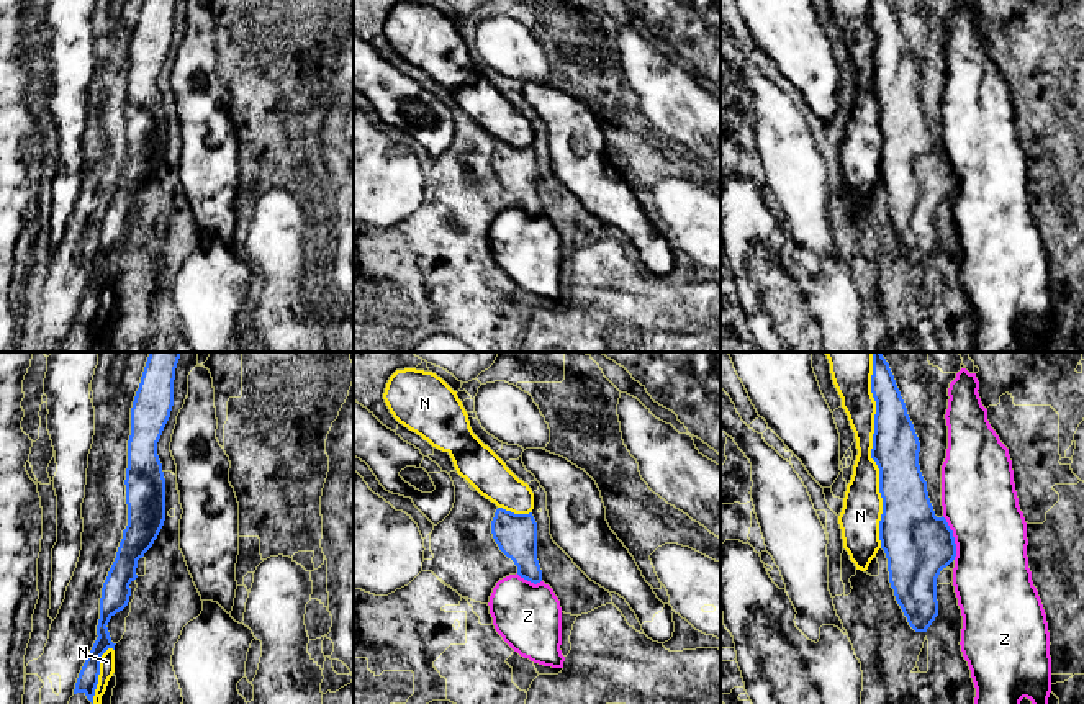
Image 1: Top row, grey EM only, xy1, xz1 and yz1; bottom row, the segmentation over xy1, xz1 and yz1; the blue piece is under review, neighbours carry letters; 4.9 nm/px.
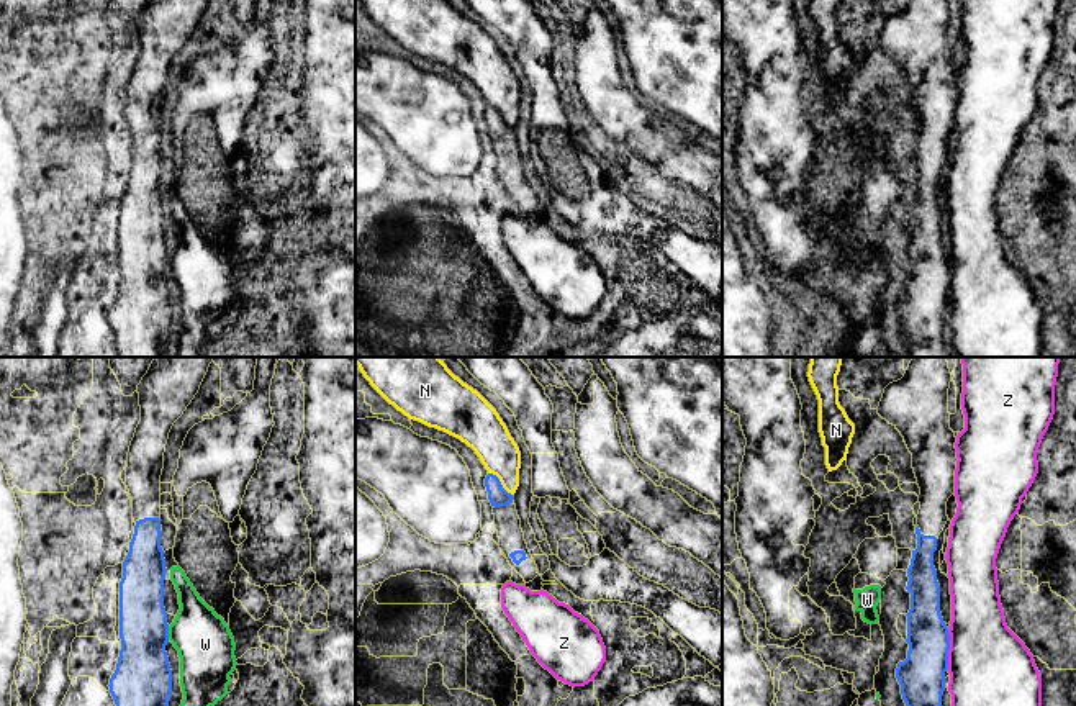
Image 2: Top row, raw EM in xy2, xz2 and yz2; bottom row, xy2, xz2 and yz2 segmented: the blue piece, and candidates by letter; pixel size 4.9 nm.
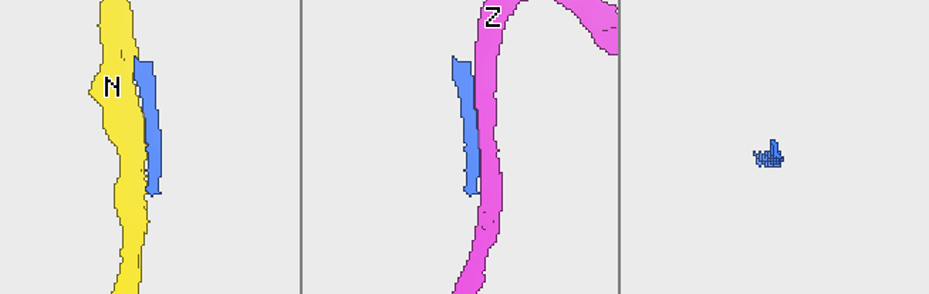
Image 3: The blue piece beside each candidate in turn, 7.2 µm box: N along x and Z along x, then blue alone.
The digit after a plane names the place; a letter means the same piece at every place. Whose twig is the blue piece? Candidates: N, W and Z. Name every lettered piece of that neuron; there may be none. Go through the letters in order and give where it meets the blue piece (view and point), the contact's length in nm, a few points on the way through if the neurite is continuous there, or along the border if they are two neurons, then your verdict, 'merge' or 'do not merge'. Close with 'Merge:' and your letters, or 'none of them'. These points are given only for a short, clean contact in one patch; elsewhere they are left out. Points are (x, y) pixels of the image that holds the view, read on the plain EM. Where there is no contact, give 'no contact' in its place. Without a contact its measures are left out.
N: contact yz1 (871, 90); length 900 nm; do not merge
W: contact xy2 (167, 266); length 70 nm; border xy2 (167, 259), (169, 272); do not merge
Z: contact yz1 (953, 171); length 220 nm; do not merge
Merge: none of them

